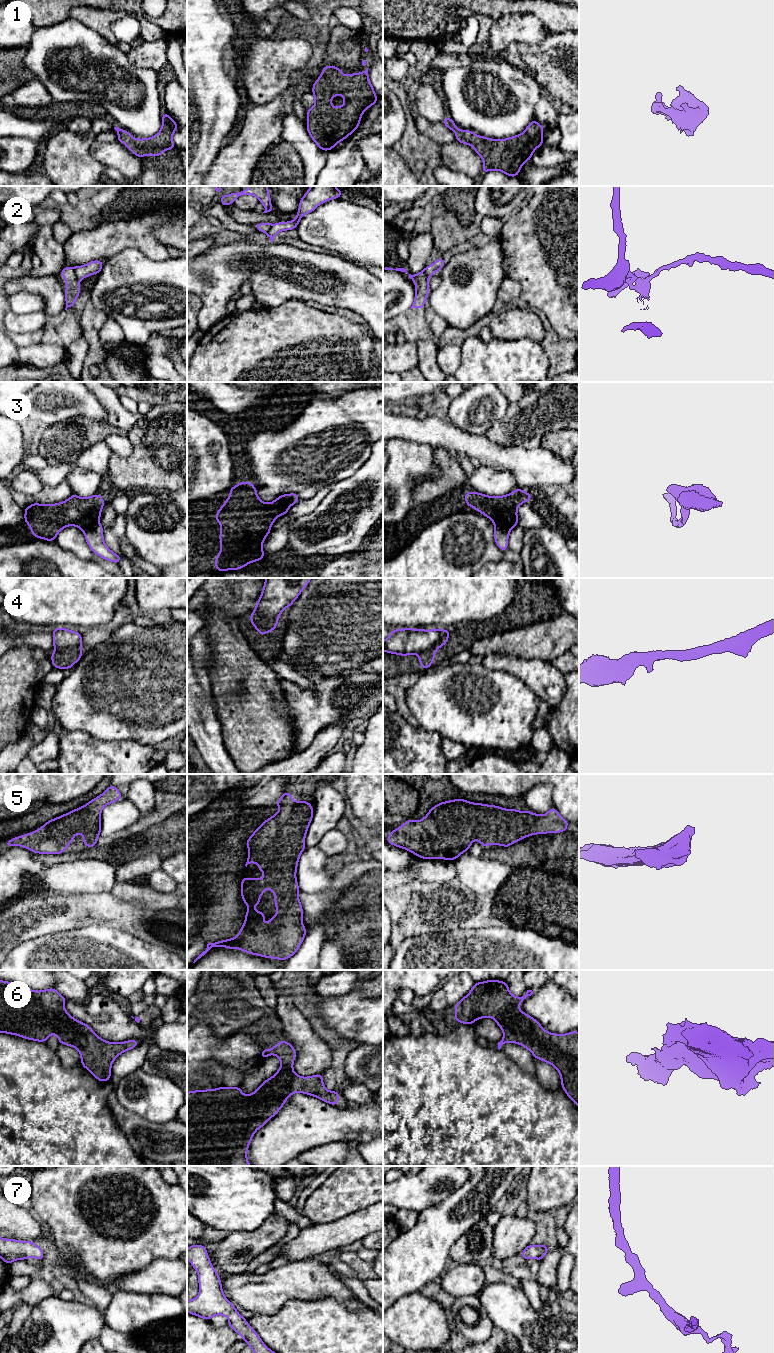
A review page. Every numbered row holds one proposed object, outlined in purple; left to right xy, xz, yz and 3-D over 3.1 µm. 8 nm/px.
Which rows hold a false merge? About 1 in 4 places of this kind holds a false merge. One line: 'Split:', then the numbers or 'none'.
Split: 2, 3, 4

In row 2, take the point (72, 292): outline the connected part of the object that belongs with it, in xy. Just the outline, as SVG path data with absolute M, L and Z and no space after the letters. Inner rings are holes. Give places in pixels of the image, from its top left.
M64 267L59 274L61 274L65 279L65 284L67 285L67 289L64 290L66 308L73 308L76 299L80 296L80 283L79 279L75 275L73 267Z

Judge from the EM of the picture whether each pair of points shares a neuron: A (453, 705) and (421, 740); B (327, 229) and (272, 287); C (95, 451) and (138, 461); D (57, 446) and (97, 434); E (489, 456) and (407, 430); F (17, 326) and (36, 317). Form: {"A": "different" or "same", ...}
{"A": "different", "B": "different", "C": "different", "D": "same", "E": "same", "F": "same"}

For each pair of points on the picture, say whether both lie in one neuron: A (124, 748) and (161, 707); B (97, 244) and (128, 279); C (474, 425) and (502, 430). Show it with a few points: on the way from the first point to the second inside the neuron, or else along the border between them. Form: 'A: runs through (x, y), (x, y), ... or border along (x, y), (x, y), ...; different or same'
A: border along (108, 741), (135, 740), (141, 744), (152, 746); different
B: border along (130, 247), (112, 254), (107, 259); different
C: border along (505, 411), (505, 414), (484, 433); different

